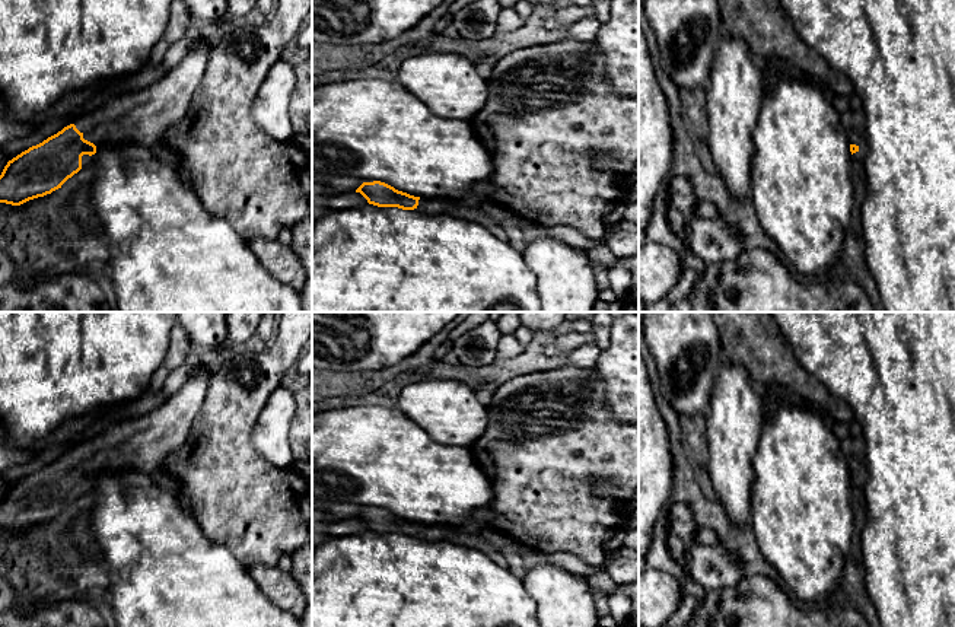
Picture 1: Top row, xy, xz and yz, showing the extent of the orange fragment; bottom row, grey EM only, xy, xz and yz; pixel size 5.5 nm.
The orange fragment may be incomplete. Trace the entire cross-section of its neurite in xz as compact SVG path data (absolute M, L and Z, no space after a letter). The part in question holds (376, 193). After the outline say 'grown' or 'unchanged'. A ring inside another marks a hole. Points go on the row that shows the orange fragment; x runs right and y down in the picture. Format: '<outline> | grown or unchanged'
M381 181L363 182L356 190L356 192L360 192L369 204L378 207L398 207L402 210L418 209L420 211L426 213L451 213L456 206L481 210L484 201L484 198L477 194L461 200L414 197L407 192L398 191Z | grown

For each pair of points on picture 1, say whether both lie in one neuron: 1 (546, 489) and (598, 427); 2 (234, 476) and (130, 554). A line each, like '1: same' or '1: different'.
1: same
2: different

